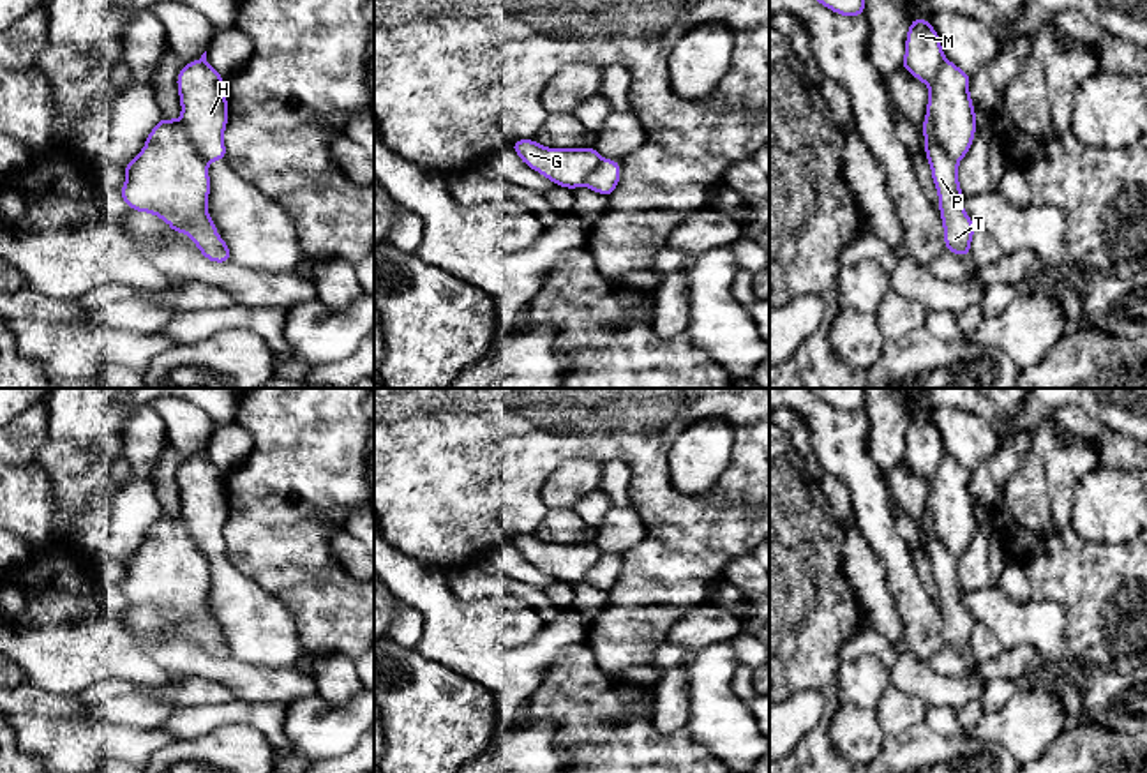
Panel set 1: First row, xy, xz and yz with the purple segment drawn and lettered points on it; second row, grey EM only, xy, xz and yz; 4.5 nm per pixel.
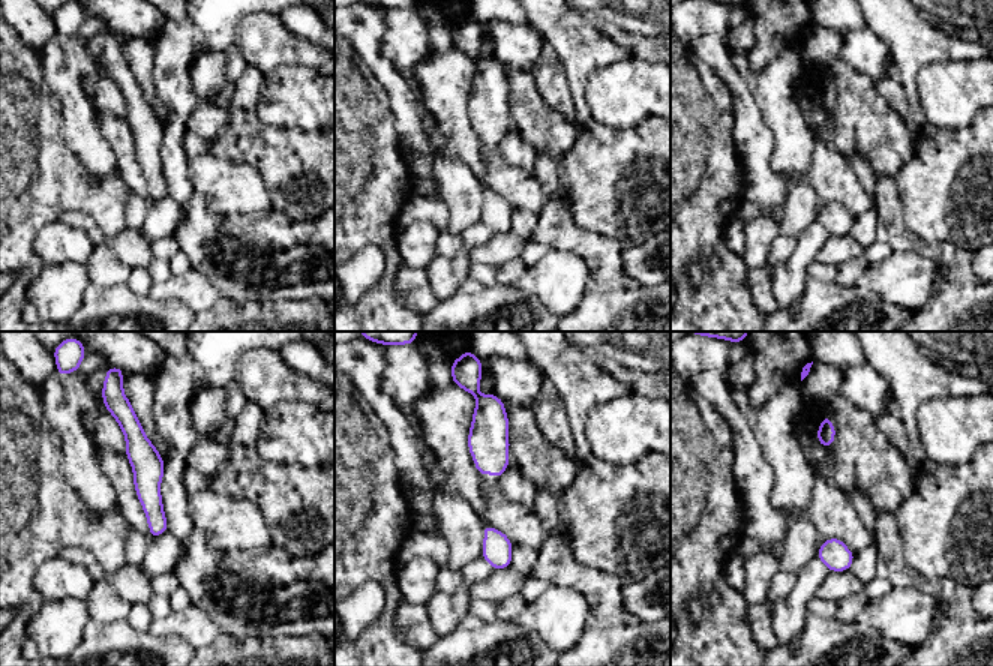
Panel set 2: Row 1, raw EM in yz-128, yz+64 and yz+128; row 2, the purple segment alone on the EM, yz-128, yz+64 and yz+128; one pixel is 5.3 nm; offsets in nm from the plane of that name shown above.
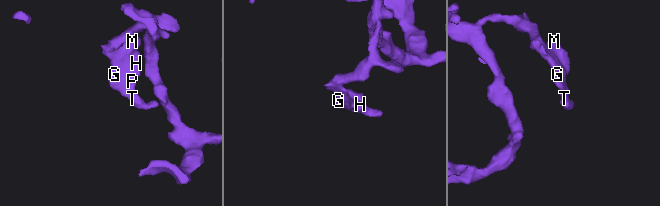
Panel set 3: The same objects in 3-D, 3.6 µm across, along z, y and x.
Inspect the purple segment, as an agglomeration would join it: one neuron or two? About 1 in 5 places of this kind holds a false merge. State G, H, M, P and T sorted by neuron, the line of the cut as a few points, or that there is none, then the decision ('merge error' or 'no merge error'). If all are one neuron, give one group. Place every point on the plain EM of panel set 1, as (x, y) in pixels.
G M P T / H | yz (927, 509), (934, 535), (957, 558) | merge error

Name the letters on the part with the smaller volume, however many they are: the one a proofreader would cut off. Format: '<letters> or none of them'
H

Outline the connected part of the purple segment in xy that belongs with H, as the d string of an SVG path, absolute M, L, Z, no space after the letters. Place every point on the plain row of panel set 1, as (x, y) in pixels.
M206 457L184 459L176 471L182 515L196 547L206 556L226 556L224 526L229 507L224 473Z

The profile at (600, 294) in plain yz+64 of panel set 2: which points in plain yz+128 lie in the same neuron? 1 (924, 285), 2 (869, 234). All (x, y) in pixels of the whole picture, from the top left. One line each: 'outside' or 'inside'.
1: outside
2: outside

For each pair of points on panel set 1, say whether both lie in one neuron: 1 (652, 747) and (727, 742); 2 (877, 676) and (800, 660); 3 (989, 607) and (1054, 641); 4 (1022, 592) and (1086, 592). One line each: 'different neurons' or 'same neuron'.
1: different neurons
2: different neurons
3: same neuron
4: different neurons

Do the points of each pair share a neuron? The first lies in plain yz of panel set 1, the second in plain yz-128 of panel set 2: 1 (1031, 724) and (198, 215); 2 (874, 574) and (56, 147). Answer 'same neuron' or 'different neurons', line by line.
1: different neurons
2: different neurons

